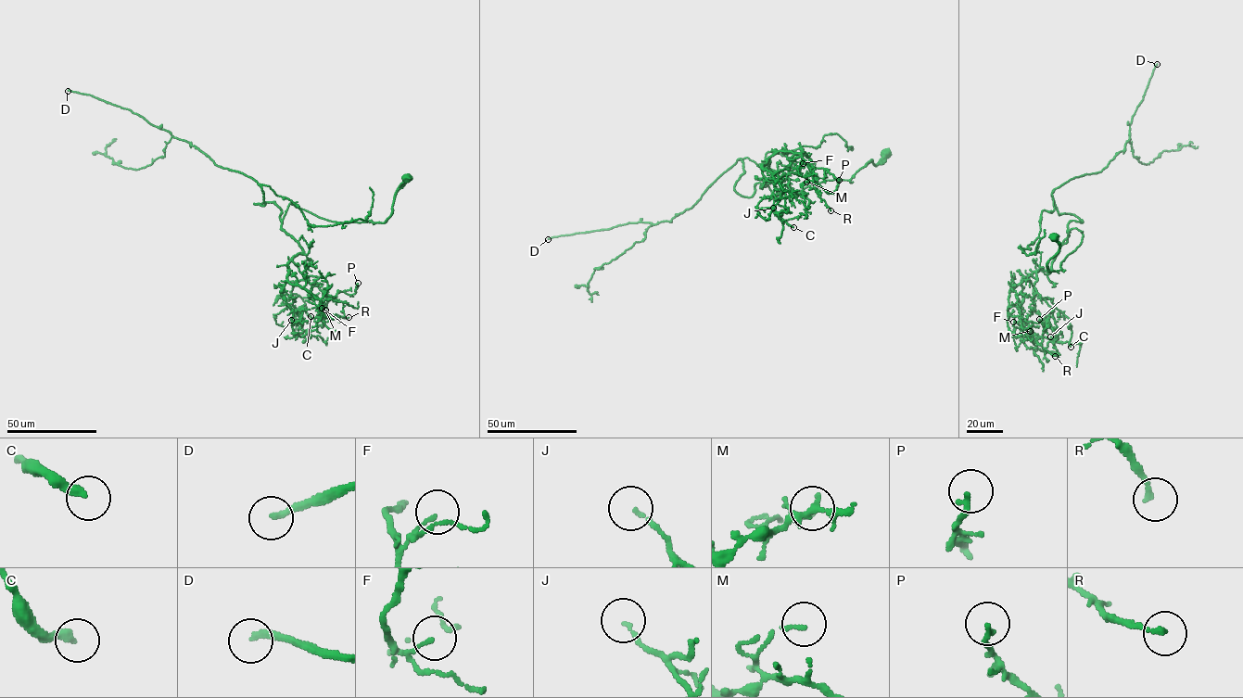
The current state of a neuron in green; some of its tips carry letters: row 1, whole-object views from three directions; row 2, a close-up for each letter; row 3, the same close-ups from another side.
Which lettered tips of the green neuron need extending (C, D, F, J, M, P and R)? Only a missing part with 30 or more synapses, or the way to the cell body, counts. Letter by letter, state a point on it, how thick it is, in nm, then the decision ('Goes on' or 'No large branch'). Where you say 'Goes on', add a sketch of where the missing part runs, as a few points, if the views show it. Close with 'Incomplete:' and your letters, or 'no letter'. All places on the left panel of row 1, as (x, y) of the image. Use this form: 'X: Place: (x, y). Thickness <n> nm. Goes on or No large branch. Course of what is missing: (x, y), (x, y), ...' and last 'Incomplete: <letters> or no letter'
C: Place: (310, 316). Thickness 260 nm. No large branch
D: Place: (68, 91). Thickness 240 nm. Goes on
F: Place: (322, 308). Thickness 100 nm. No large branch
J: Place: (291, 320). Thickness 110 nm. No large branch
M: Place: (325, 310). Thickness 130 nm. No large branch
P: Place: (358, 283). Thickness 180 nm. No large branch
R: Place: (348, 317). Thickness 190 nm. No large branch
Incomplete: D

